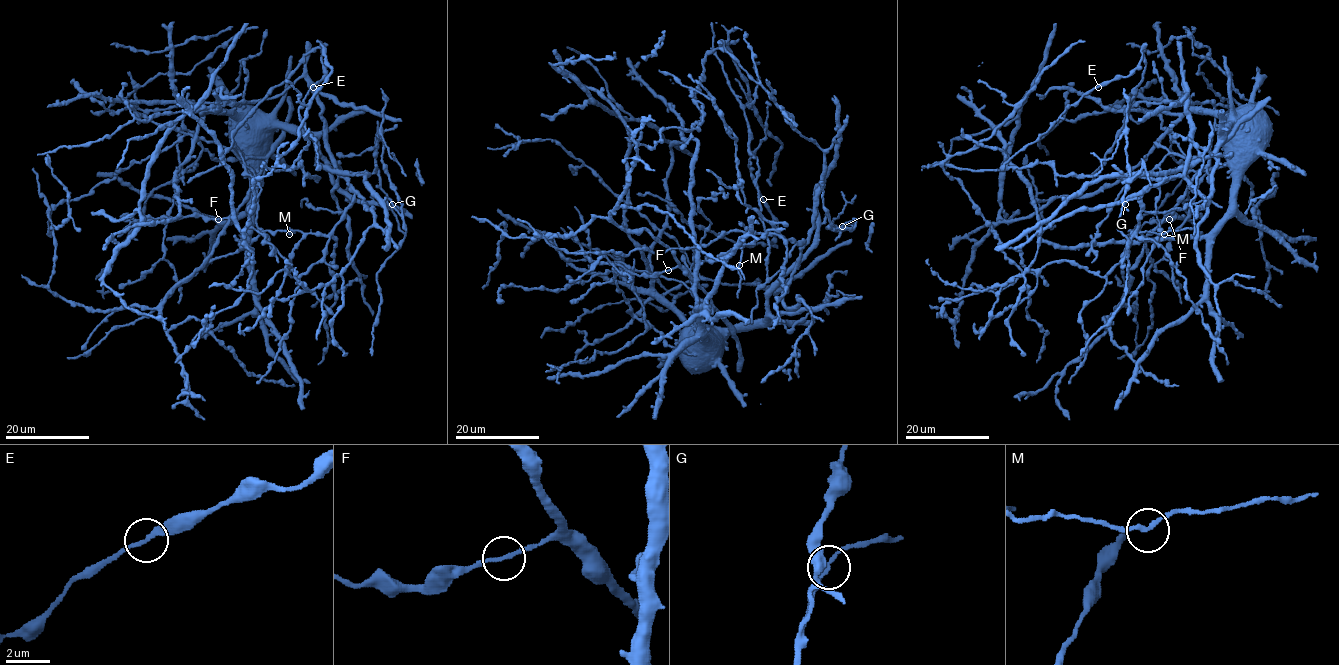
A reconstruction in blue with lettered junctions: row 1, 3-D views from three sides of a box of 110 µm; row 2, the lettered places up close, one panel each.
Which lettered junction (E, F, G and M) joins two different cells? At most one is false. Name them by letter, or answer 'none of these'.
none of these

